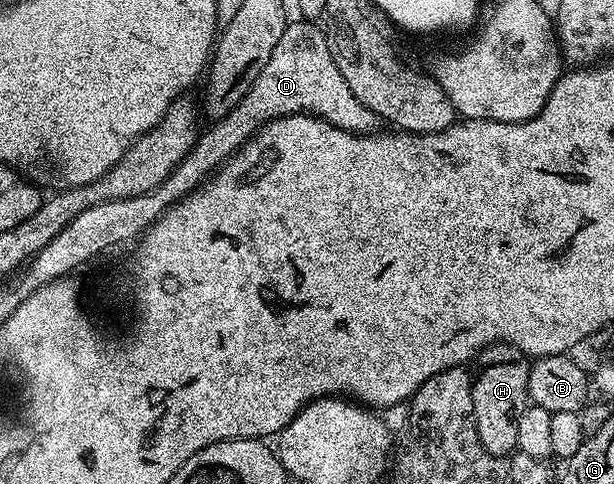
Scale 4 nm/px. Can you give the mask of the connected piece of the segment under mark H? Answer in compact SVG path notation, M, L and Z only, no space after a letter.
M490 345L479 354L480 360L489 361L473 377L473 418L485 450L496 457L508 457L517 449L519 415L529 408L530 358L514 345Z

